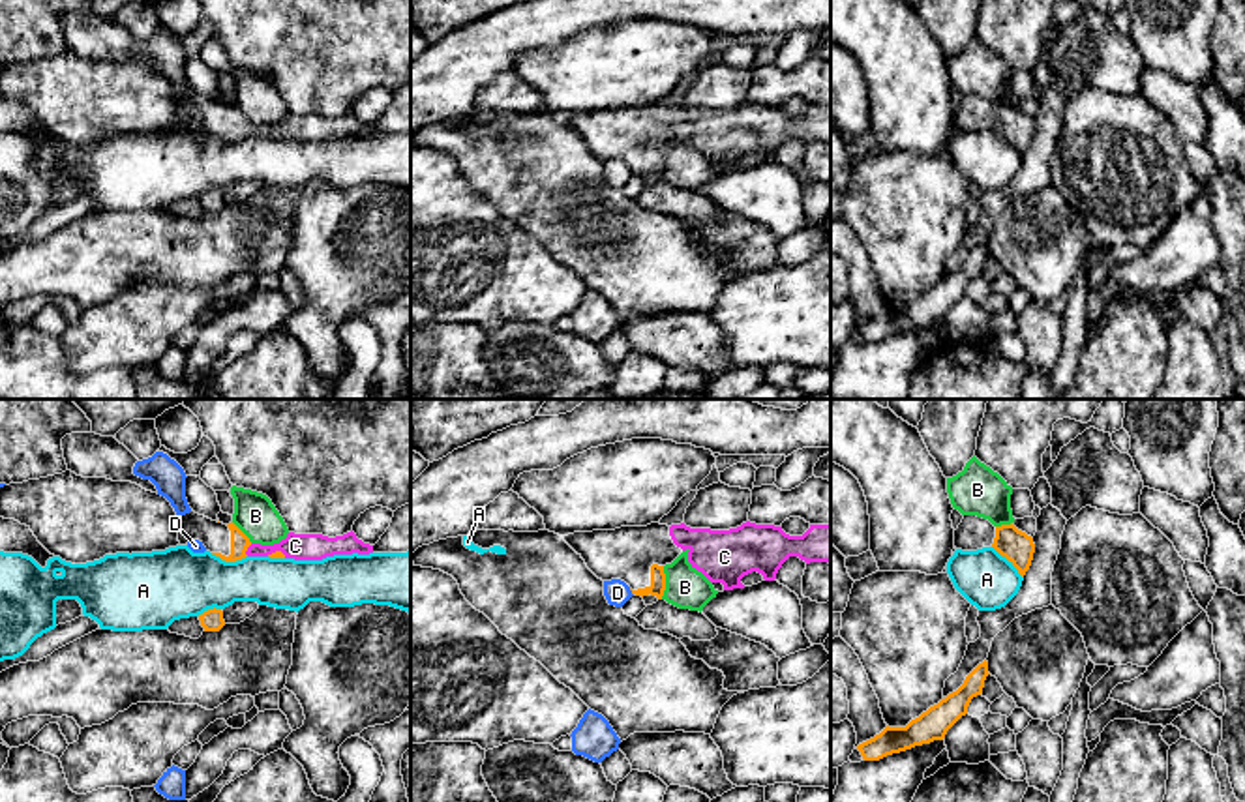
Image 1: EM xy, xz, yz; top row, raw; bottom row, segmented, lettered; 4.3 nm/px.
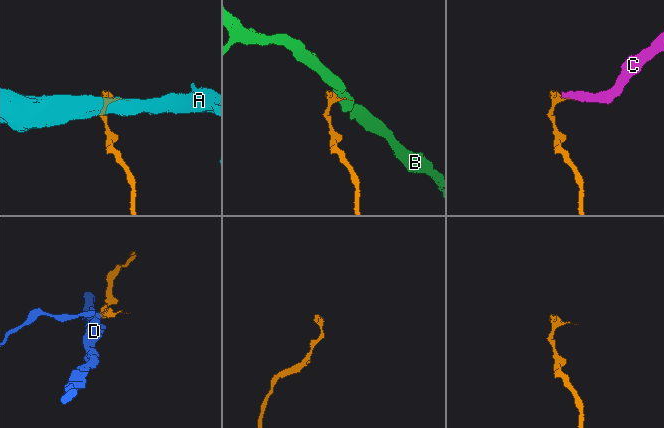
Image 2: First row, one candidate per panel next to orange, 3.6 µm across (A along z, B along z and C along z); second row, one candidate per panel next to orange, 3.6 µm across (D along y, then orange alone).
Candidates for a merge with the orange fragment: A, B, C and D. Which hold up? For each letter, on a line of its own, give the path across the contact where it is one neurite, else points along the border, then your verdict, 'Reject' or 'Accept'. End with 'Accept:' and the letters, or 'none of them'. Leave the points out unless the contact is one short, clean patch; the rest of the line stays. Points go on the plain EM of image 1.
A: Reject
B: Boundary: xz (664, 147), (664, 175), (660, 178). Reject
C: Path across: xy (239, 120), (246, 130), (285, 130), (295, 126). Accept
D: Boundary: xz (629, 169), (632, 175). Reject
Accept: C

